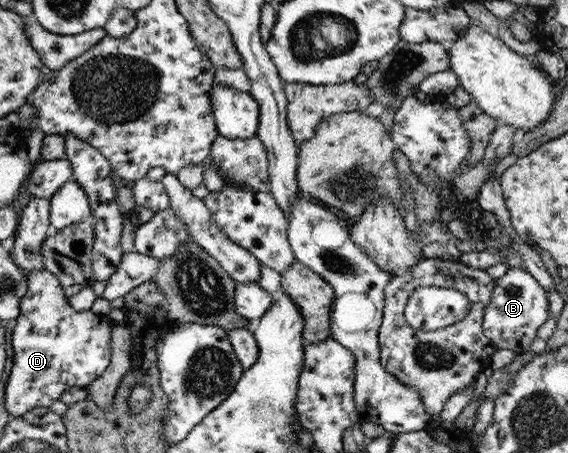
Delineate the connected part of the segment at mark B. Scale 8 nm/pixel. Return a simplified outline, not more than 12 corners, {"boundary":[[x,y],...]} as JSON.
{"boundary":[[524,268],[495,280],[481,330],[497,349],[529,350],[550,320],[547,291]]}

